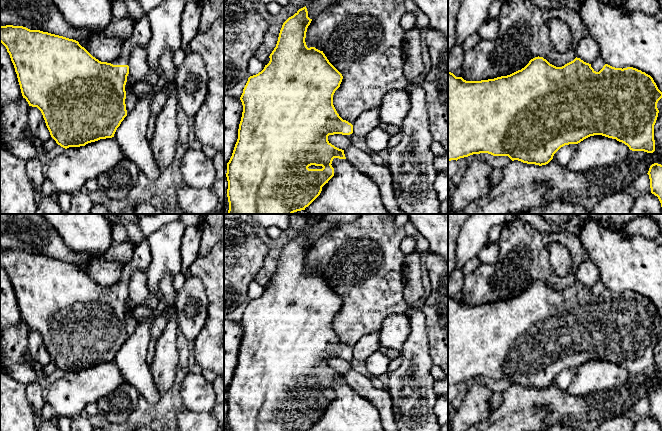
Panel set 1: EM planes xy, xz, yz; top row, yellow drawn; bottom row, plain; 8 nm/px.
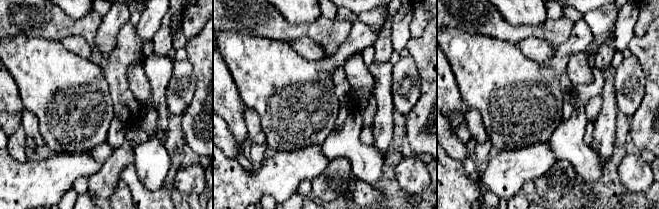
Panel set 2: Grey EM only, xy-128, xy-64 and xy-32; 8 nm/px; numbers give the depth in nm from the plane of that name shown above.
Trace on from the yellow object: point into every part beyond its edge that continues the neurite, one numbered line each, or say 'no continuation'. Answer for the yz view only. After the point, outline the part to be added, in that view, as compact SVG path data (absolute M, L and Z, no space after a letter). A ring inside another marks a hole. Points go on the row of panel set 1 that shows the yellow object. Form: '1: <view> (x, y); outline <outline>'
no continuation

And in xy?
1: xy (141, 35); outline M145 15L137 20L132 36L125 40L118 59L111 63L113 65L128 65L129 56L133 49L137 47L146 48L151 38L149 18Z

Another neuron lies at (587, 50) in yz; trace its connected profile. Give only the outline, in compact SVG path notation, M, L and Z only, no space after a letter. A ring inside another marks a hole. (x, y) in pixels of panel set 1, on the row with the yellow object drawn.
M591 35L582 38L575 49L575 55L584 62L592 64L600 56L596 40Z

